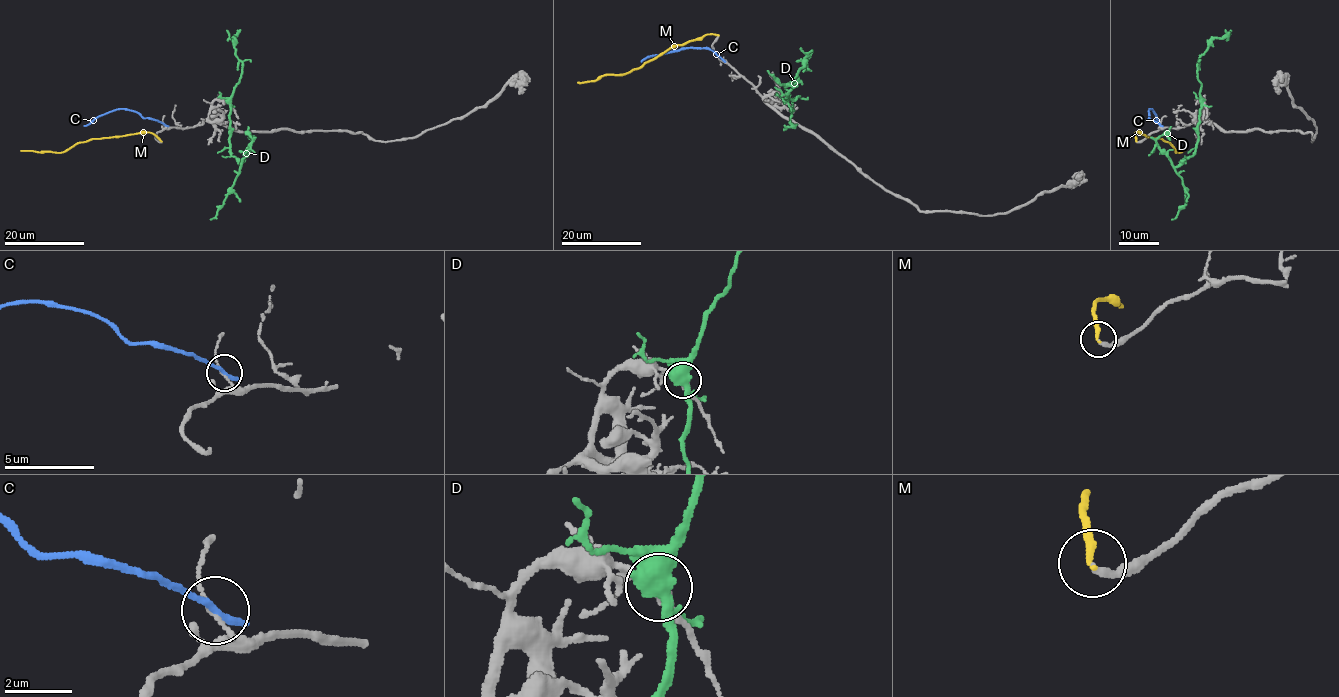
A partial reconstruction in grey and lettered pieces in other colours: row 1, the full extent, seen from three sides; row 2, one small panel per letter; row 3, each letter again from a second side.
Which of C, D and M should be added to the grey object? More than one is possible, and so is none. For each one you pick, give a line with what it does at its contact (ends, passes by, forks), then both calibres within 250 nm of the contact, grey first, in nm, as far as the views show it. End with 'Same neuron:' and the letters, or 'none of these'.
M: it ends; calibres 200 and 200 nm
Same neuron: M

